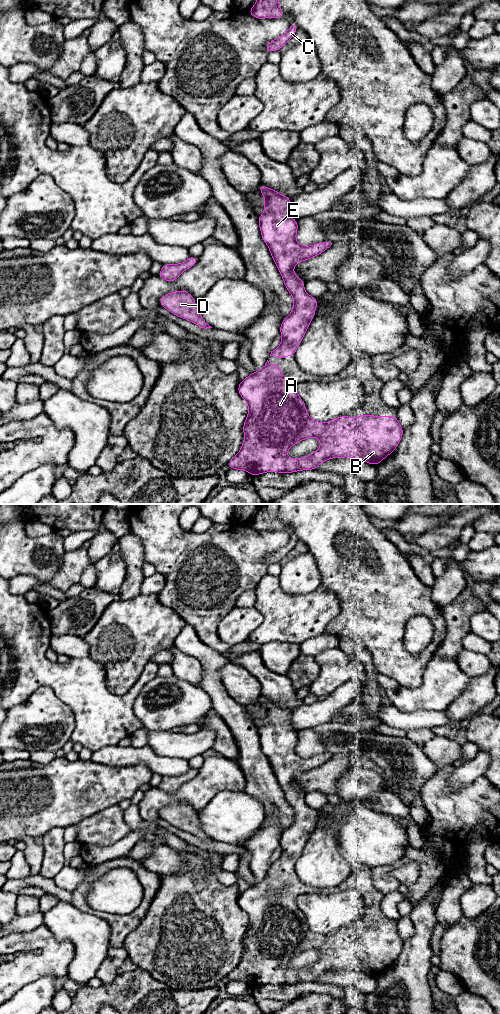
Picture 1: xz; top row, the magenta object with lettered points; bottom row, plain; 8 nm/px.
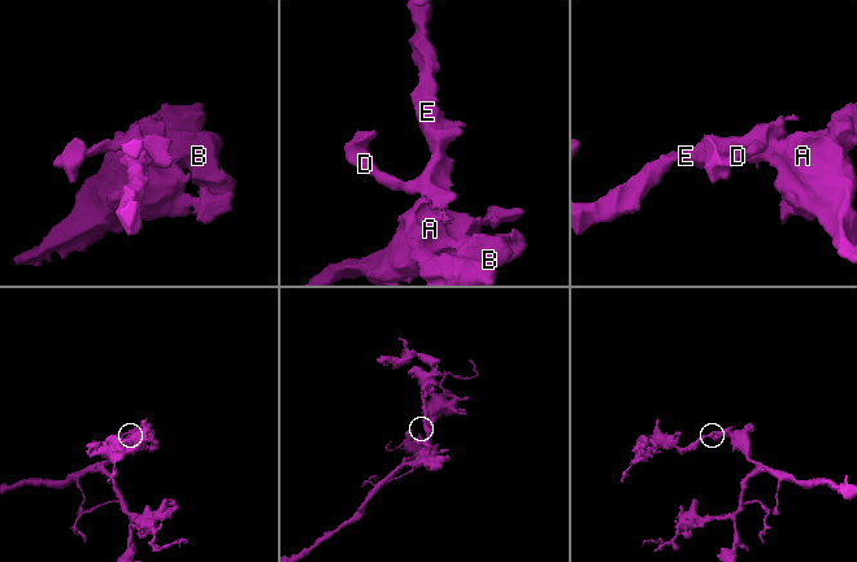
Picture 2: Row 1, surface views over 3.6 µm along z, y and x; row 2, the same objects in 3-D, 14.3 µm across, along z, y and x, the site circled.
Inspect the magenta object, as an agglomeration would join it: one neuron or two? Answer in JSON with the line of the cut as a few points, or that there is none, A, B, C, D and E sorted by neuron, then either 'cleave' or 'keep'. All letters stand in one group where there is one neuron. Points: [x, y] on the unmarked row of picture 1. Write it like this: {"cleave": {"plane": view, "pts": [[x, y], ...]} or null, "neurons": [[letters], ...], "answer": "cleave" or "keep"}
{"cleave": null, "neurons": [["A", "B", "C", "D", "E"]], "answer": "keep"}

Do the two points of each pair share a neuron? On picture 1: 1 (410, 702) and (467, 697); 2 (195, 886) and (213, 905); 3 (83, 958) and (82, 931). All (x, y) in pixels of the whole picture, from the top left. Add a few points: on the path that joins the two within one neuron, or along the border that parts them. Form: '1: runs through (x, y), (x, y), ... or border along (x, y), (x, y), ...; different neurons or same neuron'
1: border along (471, 679), (467, 687), (444, 710); different neurons
2: runs through (199, 891), (208, 900); same neuron
3: runs through (83, 951), (83, 938); same neuron

